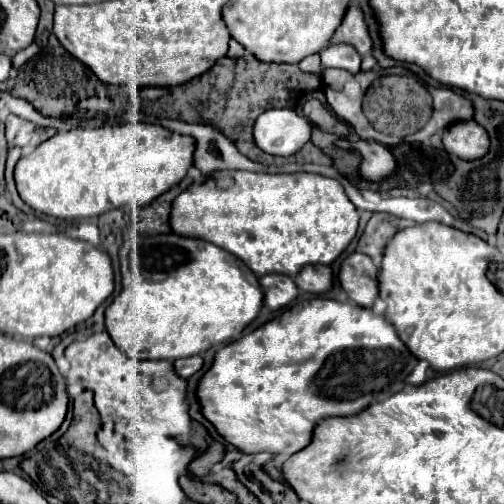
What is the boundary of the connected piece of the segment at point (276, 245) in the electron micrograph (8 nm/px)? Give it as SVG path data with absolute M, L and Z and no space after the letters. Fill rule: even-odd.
M214 171L202 183L194 183L180 193L172 205L170 225L176 233L198 237L220 245L228 253L242 259L258 277L268 273L296 275L306 265L332 265L352 243L358 231L358 209L346 197L344 187L330 177L314 173L268 175L248 171Z

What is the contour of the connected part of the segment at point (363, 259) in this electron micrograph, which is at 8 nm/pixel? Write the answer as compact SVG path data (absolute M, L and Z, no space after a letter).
M352 253L342 261L342 269L338 275L338 283L348 293L352 301L356 301L360 307L372 307L378 299L378 273L380 267L368 259L368 255Z

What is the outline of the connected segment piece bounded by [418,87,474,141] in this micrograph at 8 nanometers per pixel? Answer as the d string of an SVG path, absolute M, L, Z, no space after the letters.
M428 87L428 91L432 93L432 99L434 99L434 115L426 123L426 127L418 131L422 141L430 139L434 133L440 133L442 129L446 129L456 121L468 121L474 117L472 103L466 97L454 93L452 89Z

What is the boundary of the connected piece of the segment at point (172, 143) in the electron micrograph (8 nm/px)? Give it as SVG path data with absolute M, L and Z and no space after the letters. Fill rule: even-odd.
M126 123L104 125L94 129L74 129L58 133L52 139L40 143L30 155L24 155L16 163L16 187L20 197L38 213L58 219L82 219L96 217L124 205L146 207L156 197L178 185L192 167L192 137L176 135L160 125L150 123Z

